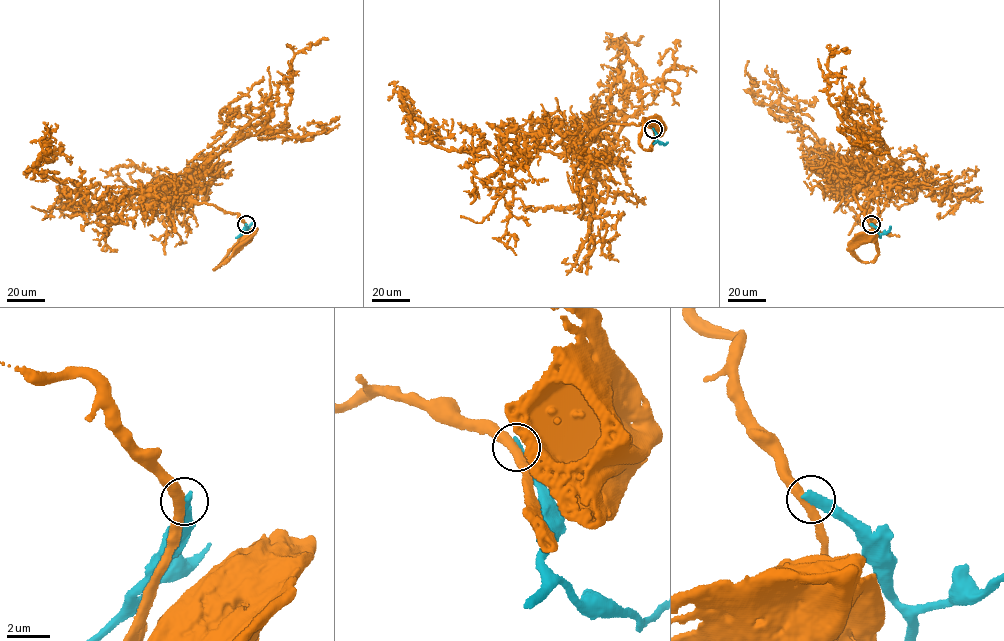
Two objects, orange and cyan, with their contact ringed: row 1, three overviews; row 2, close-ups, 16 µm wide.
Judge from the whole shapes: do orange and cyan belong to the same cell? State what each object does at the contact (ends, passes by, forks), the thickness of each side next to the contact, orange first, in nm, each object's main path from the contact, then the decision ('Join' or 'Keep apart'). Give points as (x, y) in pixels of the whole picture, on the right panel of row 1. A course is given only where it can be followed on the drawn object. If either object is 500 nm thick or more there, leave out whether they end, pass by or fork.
At the ring orange passes by. At the ring cyan ends. Thickness 420 nm (orange) against 440 nm. Course of orange: (871, 224), (878, 253), (869, 262), (860, 260), (851, 250), (866, 238). Course of cyan: (871, 224), (881, 234), (889, 230), (890, 226). Keep apart

